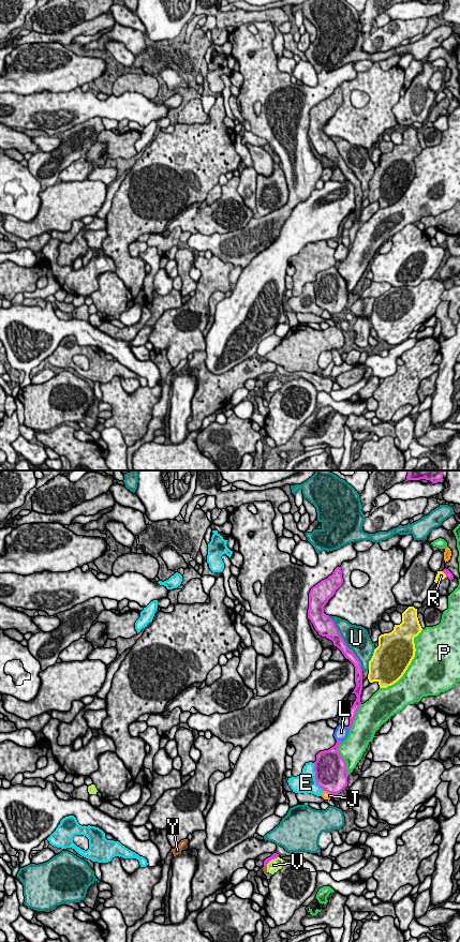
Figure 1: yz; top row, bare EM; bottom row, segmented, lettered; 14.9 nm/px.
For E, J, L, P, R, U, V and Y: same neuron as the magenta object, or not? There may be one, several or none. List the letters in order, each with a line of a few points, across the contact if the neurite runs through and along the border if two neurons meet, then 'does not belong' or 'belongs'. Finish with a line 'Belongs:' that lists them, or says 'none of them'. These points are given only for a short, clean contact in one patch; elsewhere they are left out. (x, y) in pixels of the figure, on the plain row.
E: does not belong
J: does not belong
L: does not belong
P: does not belong
R: does not belong
U: does not belong
V: does not belong
Y: yz (275, 375), (265, 386), (264, 388) | belongs
Belongs: Y

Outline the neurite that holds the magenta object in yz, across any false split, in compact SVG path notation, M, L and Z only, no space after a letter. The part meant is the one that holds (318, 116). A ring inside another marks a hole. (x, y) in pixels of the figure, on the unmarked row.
M337 87L331 95L325 100L322 100L311 108L309 113L308 138L311 140L318 154L331 160L333 165L337 166L342 171L344 177L348 179L355 186L356 207L352 213L355 213L357 218L353 226L348 229L350 245L347 248L351 250L356 233L361 225L360 214L362 210L363 195L361 183L353 170L350 169L345 164L338 148L336 147L335 141L329 137L329 135L324 133L324 126L335 115L336 110L342 105L342 103L342 90L341 87Z

